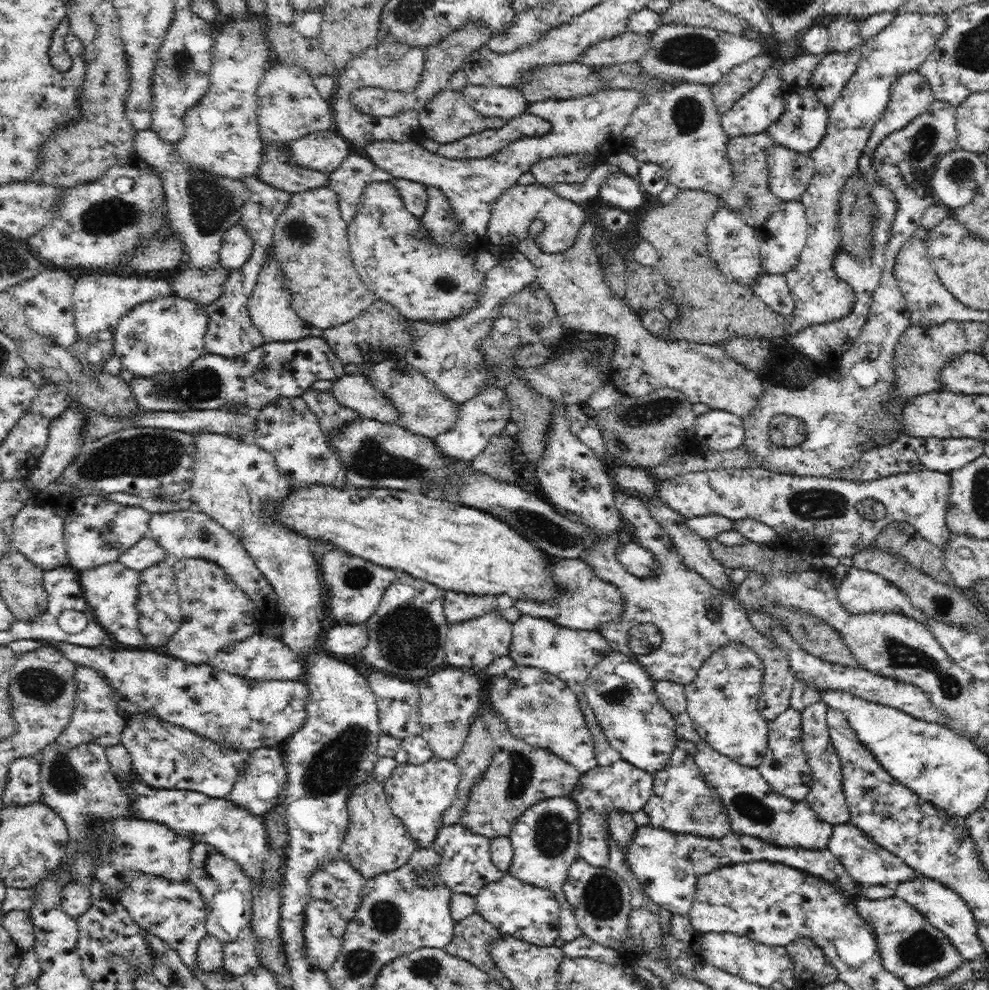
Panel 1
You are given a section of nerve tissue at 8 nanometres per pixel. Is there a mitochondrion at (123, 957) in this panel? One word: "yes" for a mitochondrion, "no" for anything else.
yes

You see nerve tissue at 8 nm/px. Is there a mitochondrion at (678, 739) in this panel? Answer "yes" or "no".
no

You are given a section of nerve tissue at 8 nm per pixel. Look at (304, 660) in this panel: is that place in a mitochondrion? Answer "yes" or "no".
no

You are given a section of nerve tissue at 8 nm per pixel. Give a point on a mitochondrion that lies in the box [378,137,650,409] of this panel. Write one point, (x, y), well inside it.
(444, 283)

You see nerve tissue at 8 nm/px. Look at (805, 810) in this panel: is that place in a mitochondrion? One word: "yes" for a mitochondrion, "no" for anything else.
no

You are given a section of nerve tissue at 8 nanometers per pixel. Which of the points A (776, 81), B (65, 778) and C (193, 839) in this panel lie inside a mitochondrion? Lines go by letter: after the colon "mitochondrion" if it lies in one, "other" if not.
A: other
B: mitochondrion
C: other

